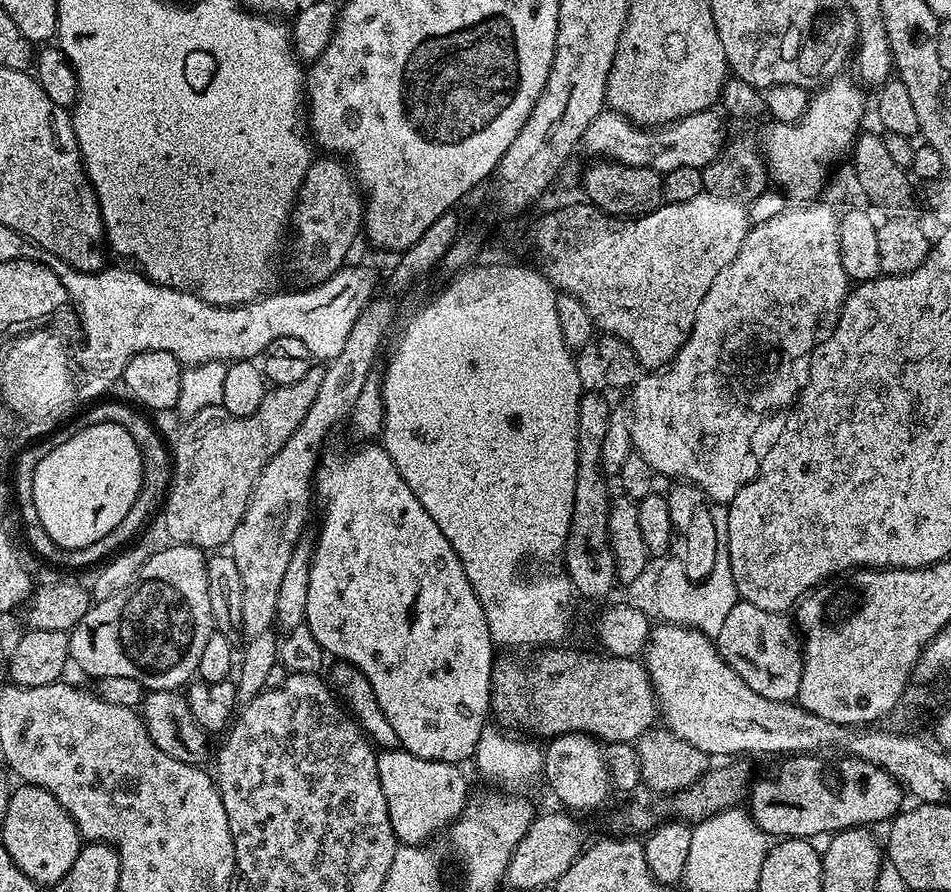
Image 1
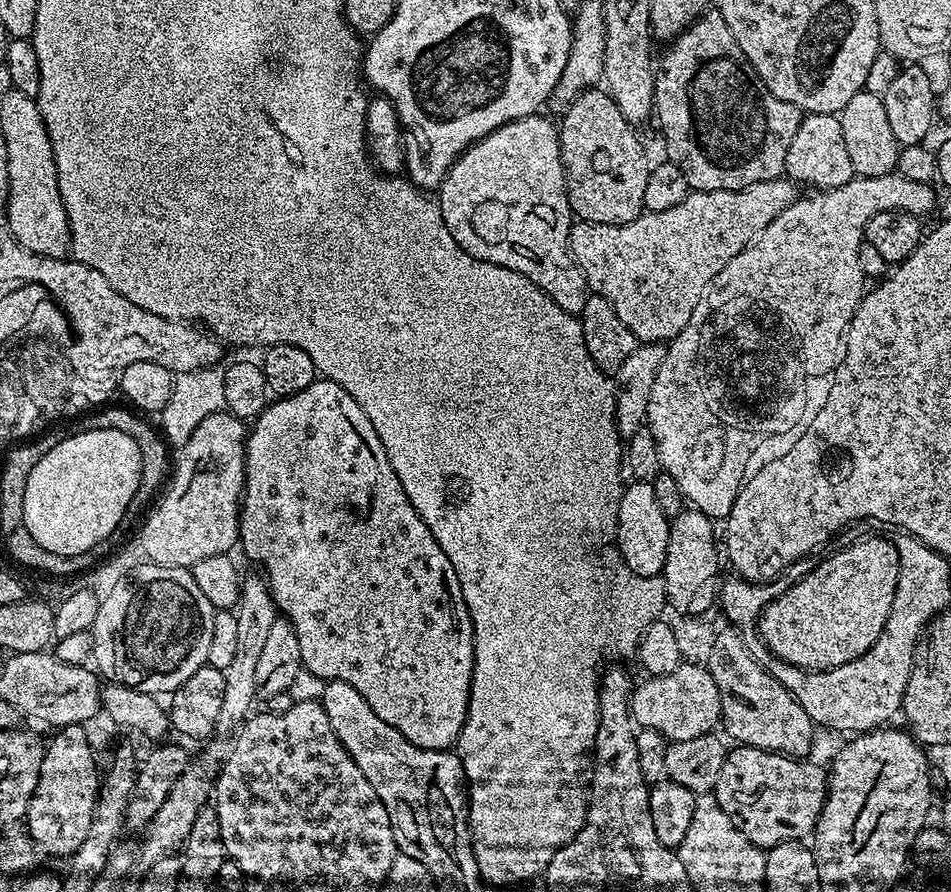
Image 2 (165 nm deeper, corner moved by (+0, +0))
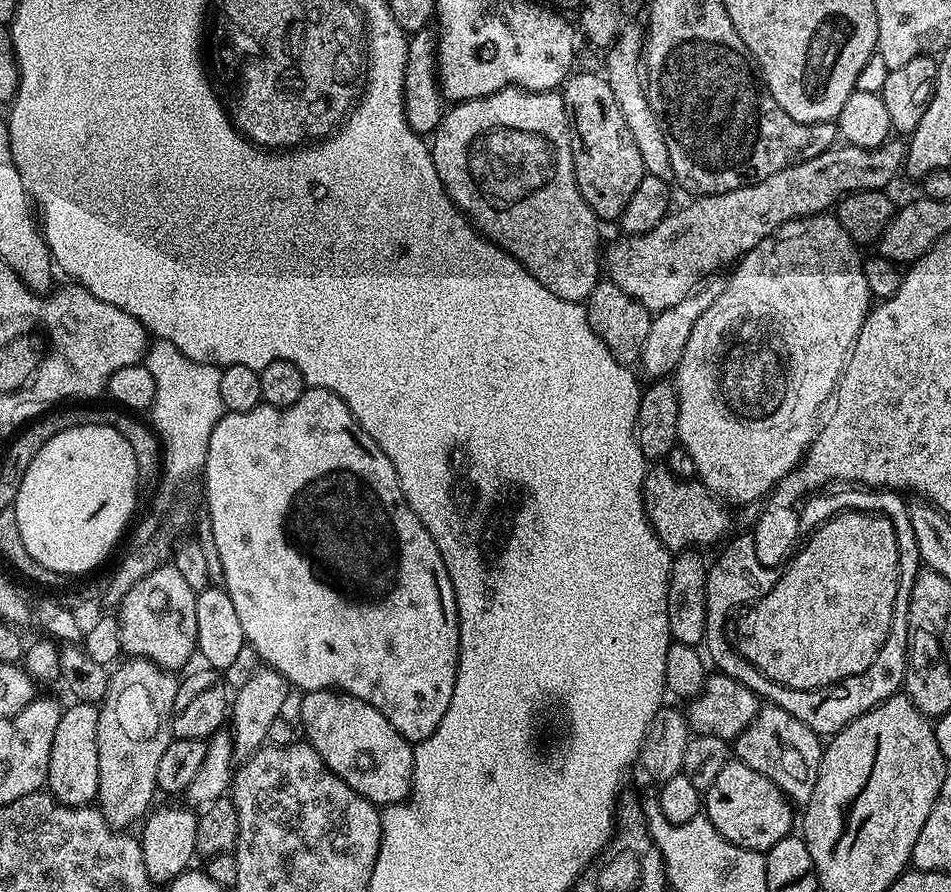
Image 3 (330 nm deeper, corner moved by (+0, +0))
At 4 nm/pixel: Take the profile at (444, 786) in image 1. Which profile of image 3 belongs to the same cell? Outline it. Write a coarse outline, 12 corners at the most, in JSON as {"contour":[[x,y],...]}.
{"contour":[[304,692],[299,727],[377,806],[412,791],[413,745],[346,692]]}

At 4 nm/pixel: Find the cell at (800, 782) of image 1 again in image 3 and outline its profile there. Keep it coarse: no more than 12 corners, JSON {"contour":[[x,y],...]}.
{"contour":[[729,759],[703,793],[729,842],[763,854],[793,831],[792,801]]}

